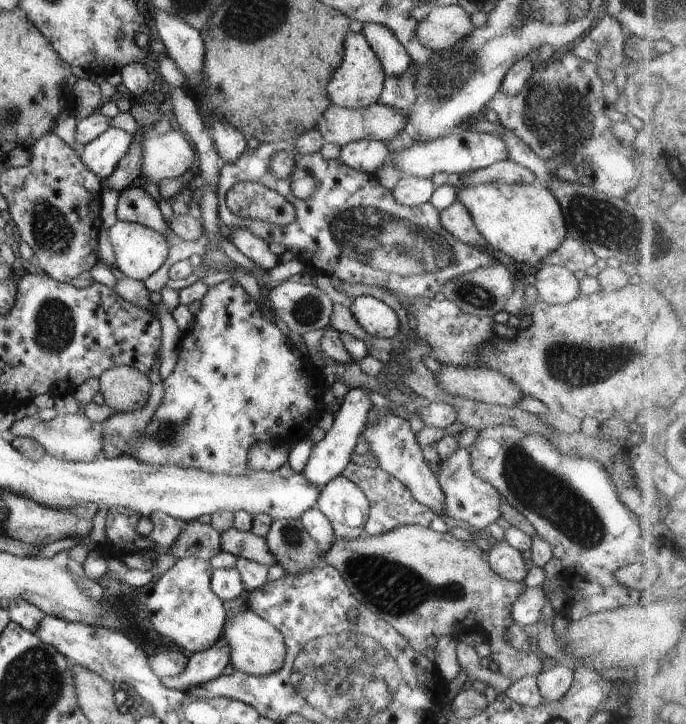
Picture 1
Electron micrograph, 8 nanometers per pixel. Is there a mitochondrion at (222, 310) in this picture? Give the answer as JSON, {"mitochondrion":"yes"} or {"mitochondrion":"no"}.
{"mitochondrion":"no"}

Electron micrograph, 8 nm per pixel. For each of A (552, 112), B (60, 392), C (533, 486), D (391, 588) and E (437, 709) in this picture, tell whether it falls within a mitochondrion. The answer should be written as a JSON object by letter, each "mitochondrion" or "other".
{"A":"mitochondrion","B":"other","C":"mitochondrion","D":"mitochondrion","E":"other"}

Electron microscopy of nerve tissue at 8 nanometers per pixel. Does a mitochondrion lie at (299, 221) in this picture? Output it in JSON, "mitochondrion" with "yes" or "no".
{"mitochondrion":"no"}

